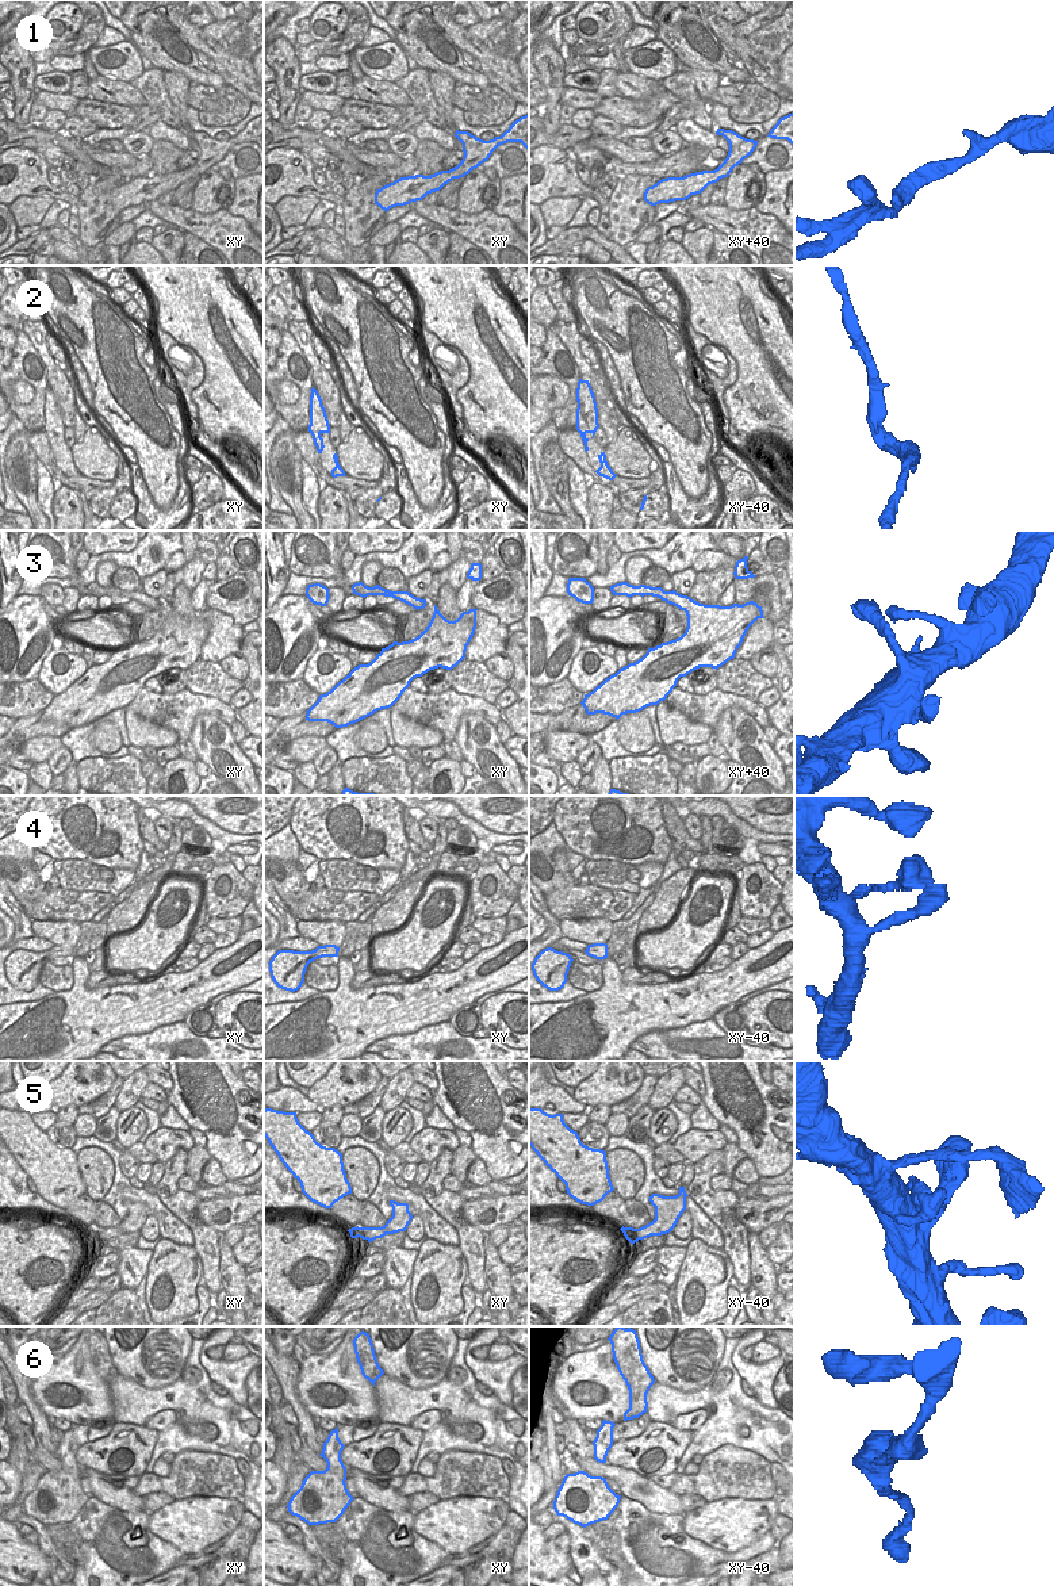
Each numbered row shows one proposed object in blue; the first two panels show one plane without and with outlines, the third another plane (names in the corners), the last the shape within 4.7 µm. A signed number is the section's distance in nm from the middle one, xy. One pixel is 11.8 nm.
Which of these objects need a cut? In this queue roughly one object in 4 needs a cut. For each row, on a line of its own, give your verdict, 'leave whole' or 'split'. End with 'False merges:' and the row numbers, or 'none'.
1: leave whole
2: split
3: leave whole
4: leave whole
5: leave whole
6: leave whole
False merges: 2

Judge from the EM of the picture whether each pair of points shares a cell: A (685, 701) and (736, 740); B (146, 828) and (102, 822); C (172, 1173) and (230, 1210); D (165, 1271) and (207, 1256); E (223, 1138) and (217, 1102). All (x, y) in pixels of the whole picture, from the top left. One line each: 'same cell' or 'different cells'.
A: different cells
B: different cells
C: different cells
D: different cells
E: same cell

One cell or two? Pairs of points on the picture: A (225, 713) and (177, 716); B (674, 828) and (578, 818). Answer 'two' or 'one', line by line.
A: one
B: two

